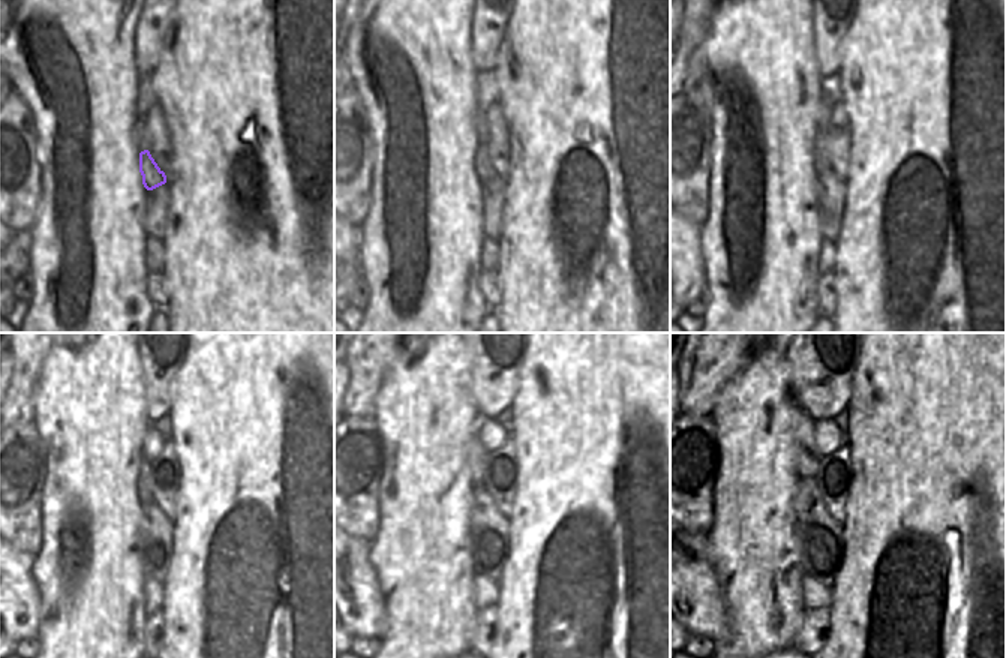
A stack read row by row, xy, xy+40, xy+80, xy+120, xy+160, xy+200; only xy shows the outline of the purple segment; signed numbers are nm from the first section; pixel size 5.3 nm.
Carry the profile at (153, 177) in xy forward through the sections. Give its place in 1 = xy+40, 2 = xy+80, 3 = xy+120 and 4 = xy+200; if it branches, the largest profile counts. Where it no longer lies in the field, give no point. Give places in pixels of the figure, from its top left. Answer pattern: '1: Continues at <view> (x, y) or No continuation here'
1: Continues at xy+40 (485, 168)
2: Continues at xy+80 (822, 164)
3: Continues at xy+120 (143, 490)
4: Continues at xy+200 (807, 456).

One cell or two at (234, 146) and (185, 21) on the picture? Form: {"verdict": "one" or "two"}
{"verdict": "one"}

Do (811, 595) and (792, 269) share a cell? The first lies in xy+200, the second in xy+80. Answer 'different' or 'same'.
different

